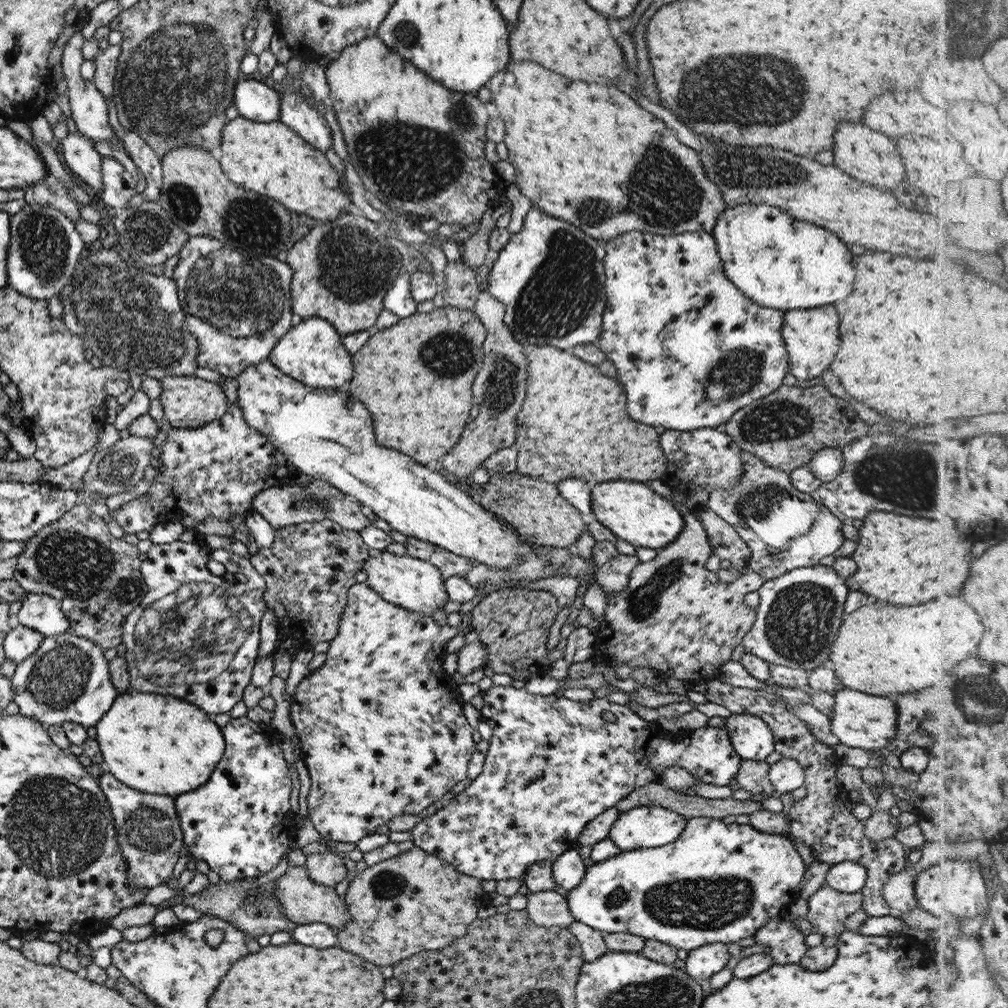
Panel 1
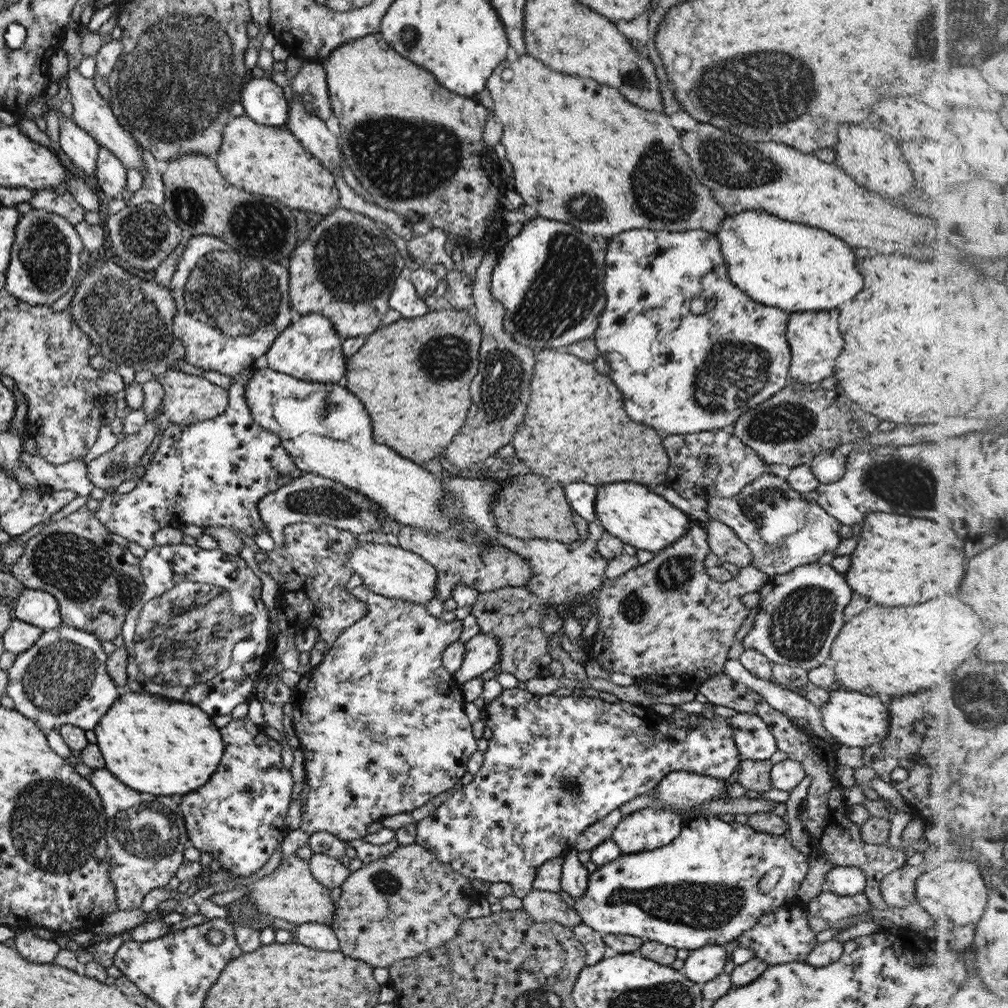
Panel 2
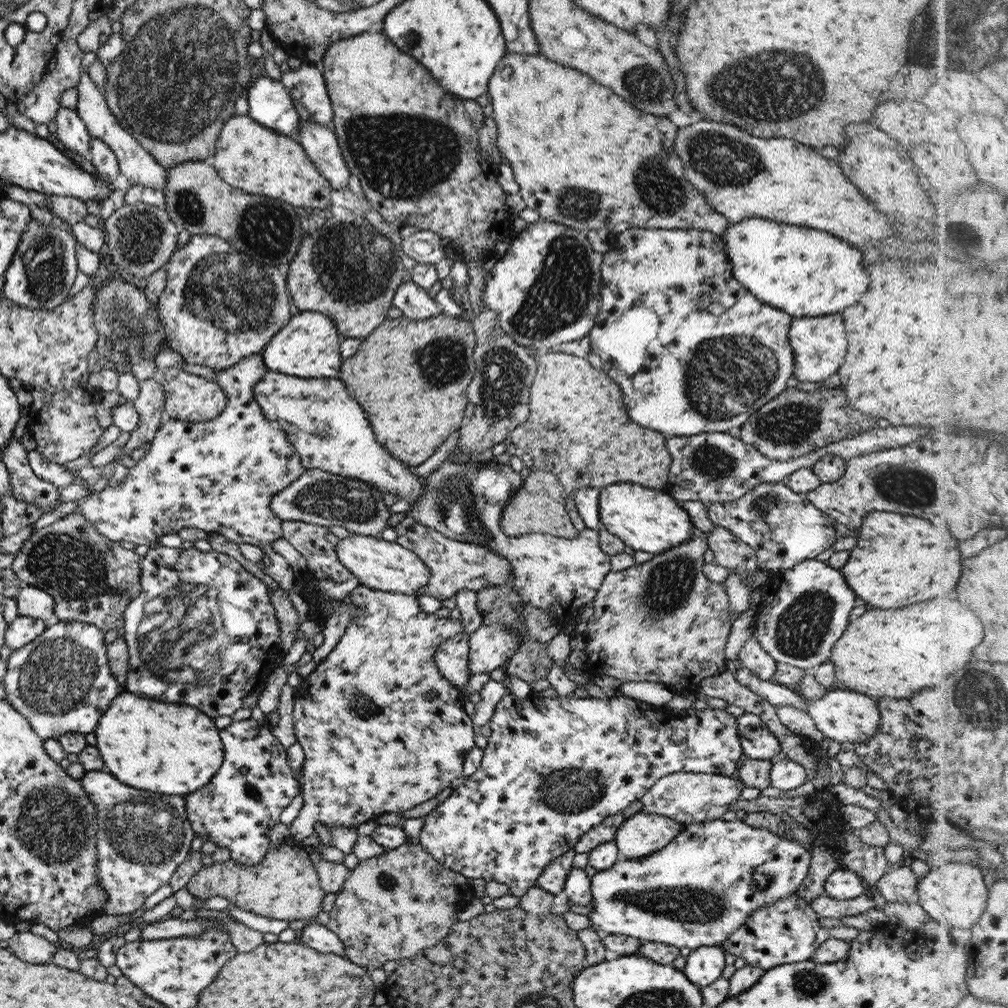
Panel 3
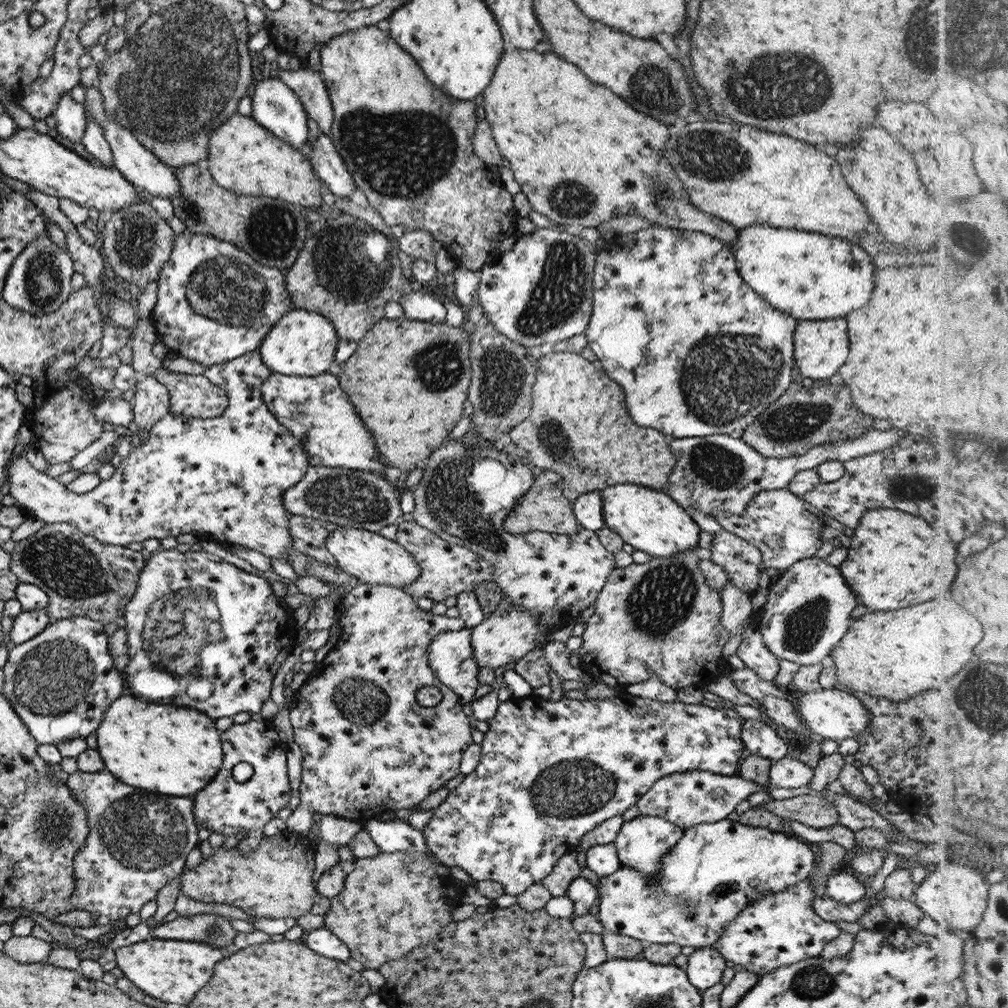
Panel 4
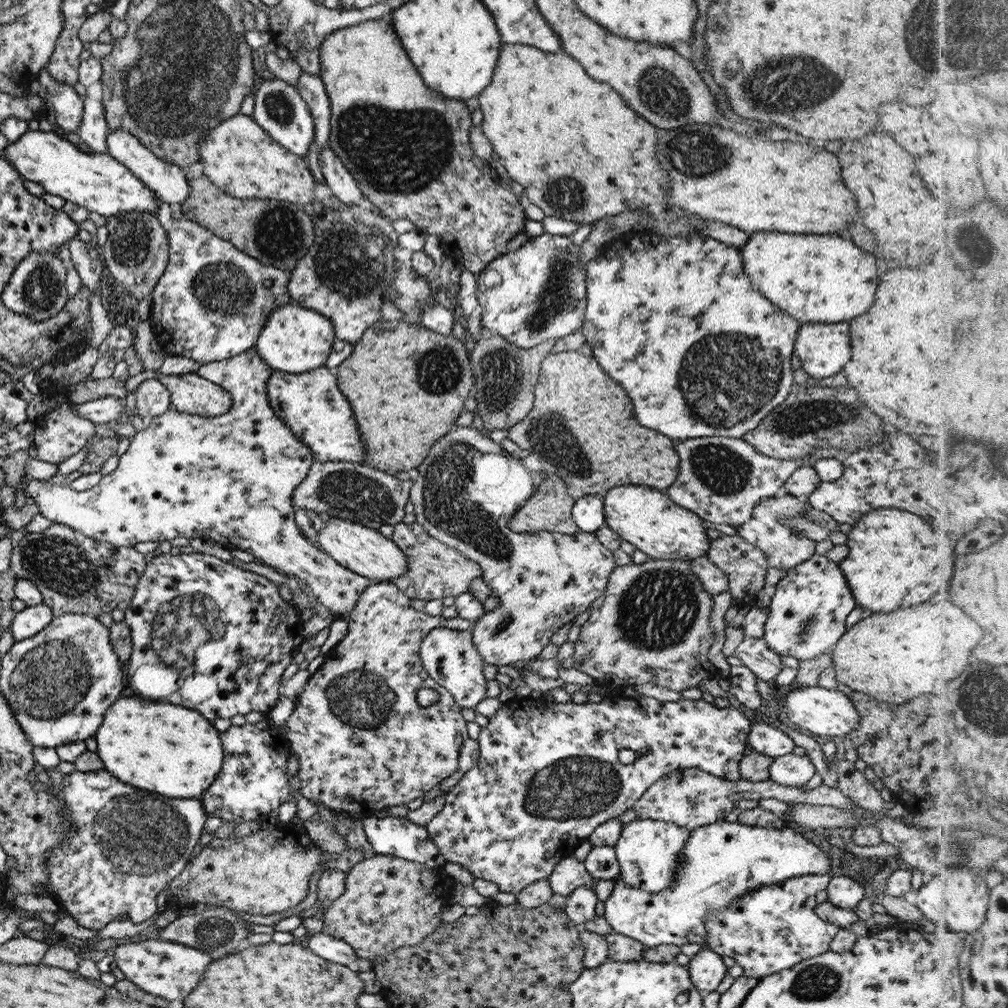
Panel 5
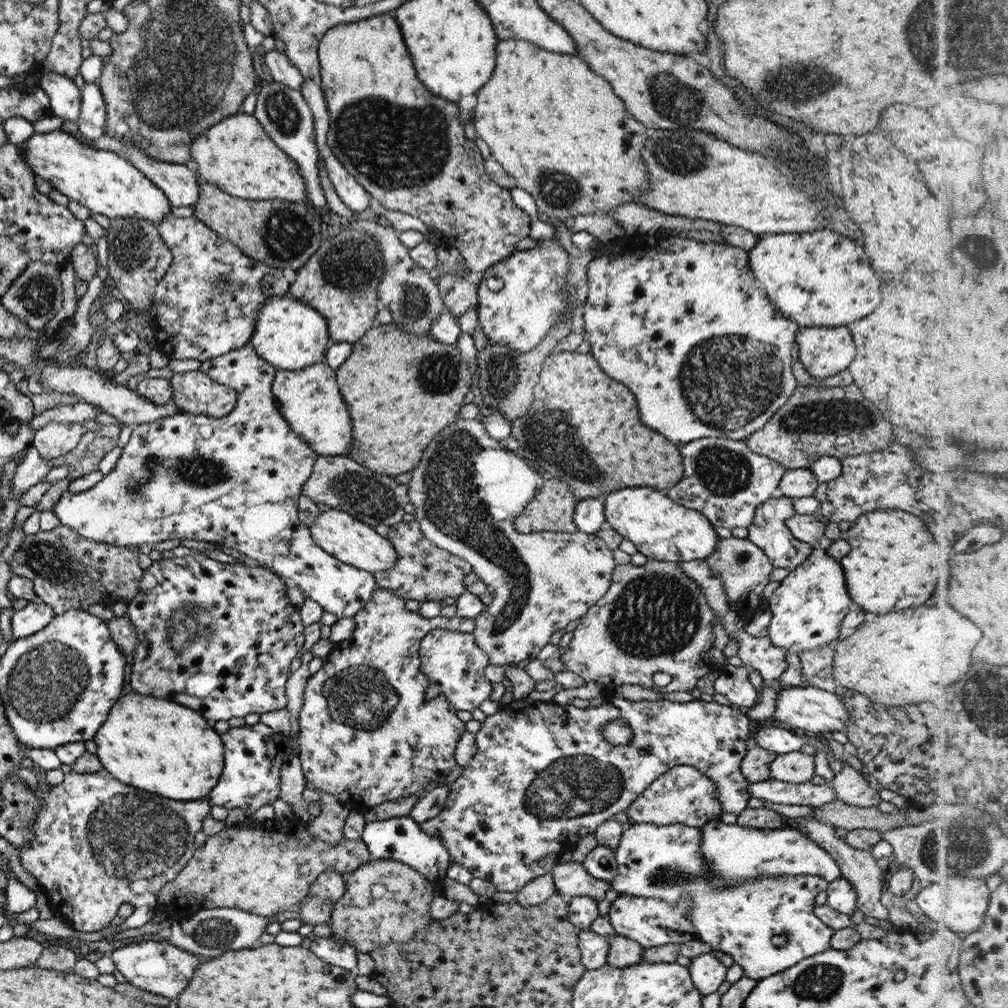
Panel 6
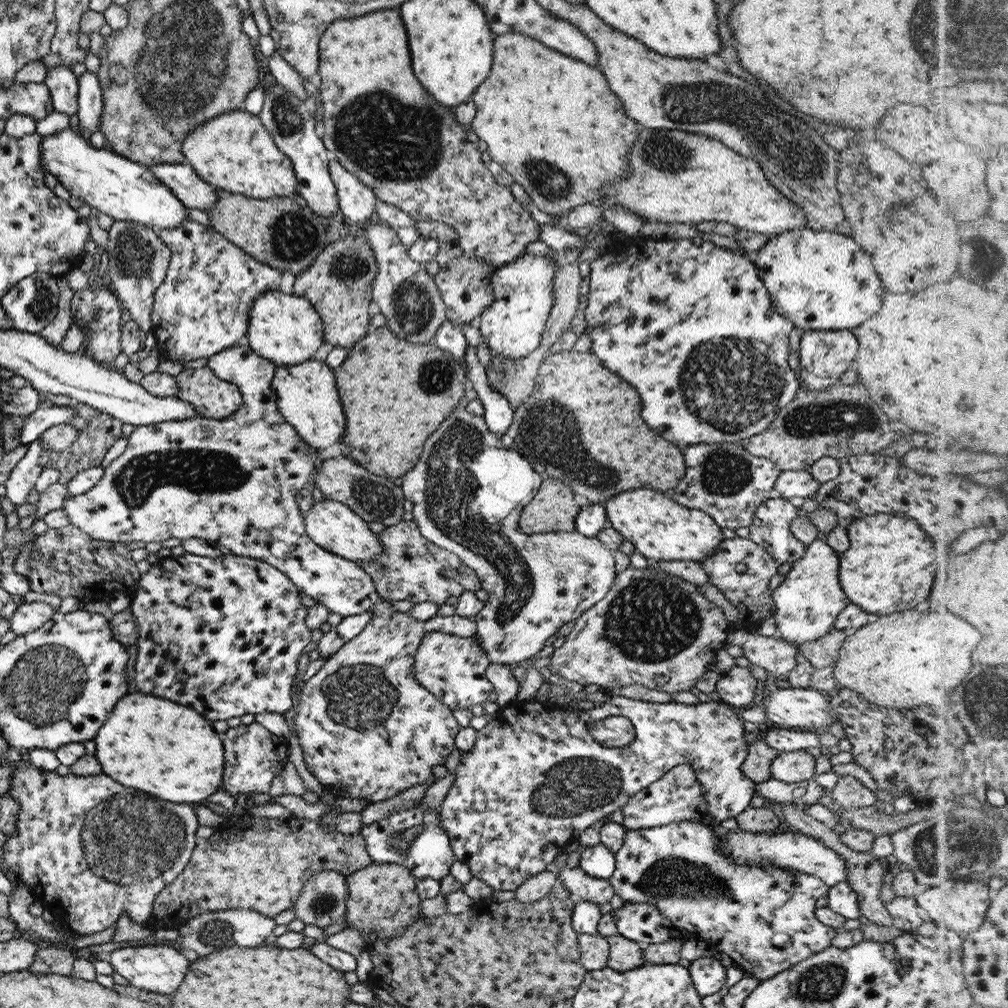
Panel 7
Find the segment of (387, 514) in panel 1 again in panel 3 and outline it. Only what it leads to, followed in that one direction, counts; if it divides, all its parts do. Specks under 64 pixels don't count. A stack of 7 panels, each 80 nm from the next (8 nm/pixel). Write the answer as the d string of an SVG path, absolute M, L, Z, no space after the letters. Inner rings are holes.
M265 371L253 385L253 399L264 418L285 433L303 468L354 478L378 488L383 494L389 492L398 499L404 498L413 507L423 494L423 478L411 473L400 460L391 458L385 448L373 440L363 410L335 378L305 379Z

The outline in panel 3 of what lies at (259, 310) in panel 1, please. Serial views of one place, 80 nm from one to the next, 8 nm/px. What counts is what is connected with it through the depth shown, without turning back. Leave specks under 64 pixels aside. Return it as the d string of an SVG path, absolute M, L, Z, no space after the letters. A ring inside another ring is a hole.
M192 235L191 240L188 240L183 247L173 252L163 269L167 272L167 280L157 302L158 319L164 328L169 348L173 352L177 352L187 364L207 366L207 368L212 368L214 371L229 368L246 356L260 353L269 342L269 339L290 319L288 311L290 298L286 291L286 276L283 276L277 267L267 267L265 264L255 263L241 252L238 252L232 244L217 238L217 236Z

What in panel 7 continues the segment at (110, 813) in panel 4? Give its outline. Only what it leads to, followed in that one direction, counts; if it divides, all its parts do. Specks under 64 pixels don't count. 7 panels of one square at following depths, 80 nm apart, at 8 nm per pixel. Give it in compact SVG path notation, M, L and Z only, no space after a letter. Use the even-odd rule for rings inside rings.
M27 764L19 765L18 767L14 767L14 769L7 793L18 802L17 805L21 805L21 808L15 821L14 832L4 834L7 840L2 848L3 864L9 870L13 870L13 874L20 878L22 884L30 888L34 900L37 900L43 909L49 909L49 912L54 917L53 920L58 921L61 926L67 928L69 931L83 933L84 935L95 934L95 932L101 932L101 930L106 931L105 928L113 924L121 912L127 912L129 920L135 922L135 924L148 924L155 895L180 874L185 864L188 863L192 850L197 843L195 830L197 830L198 824L195 807L199 805L207 806L211 802L223 806L227 813L231 813L234 807L234 798L229 796L220 785L213 794L210 794L206 799L198 803L171 804L171 802L159 800L159 798L155 798L151 794L123 788L121 784L115 784L113 780L109 780L109 776L105 776L105 774L75 776L70 773L60 776L55 772L39 771Z

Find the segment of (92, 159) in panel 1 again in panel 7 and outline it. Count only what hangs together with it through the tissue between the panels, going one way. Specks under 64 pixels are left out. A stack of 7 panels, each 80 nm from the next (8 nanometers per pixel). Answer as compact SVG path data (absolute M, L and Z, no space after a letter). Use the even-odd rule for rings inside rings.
M67 66L47 69L42 83L48 88L53 111L68 116L76 113L77 81Z

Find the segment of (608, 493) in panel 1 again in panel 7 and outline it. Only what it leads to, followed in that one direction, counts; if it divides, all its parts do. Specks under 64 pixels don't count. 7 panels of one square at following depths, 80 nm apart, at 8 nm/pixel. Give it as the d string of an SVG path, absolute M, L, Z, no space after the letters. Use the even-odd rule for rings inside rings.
M647 488L621 492L607 499L603 507L607 522L649 561L701 562L712 555L724 539L720 527L704 512L679 506L661 492Z

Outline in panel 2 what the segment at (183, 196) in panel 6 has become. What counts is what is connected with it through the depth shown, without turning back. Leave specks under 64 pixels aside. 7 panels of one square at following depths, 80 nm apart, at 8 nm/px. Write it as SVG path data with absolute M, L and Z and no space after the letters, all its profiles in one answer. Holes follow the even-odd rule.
M67 27L61 38L61 48L66 54L68 72L66 74L66 84L68 90L68 102L72 106L72 120L77 127L80 127L98 146L105 148L116 156L117 160L125 170L136 169L141 172L142 177L146 175L145 163L143 163L143 152L141 146L127 133L125 133L116 123L113 111L109 104L97 93L93 87L92 79L79 75L77 66L81 62L80 53L81 32L74 28Z

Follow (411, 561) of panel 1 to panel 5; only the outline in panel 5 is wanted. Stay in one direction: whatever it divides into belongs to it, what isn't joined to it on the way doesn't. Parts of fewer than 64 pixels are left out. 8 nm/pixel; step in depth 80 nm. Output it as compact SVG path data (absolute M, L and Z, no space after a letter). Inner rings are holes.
M330 518L320 528L318 545L343 568L368 578L371 583L388 582L404 574L408 564L402 550L389 538L381 536L376 529L353 524L340 518Z

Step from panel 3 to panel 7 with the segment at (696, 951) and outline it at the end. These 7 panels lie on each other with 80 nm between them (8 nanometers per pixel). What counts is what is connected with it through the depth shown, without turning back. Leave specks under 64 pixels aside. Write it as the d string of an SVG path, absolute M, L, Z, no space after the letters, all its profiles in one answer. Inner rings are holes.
M701 957L692 960L686 968L692 985L700 996L717 993L725 982L725 967L713 957Z

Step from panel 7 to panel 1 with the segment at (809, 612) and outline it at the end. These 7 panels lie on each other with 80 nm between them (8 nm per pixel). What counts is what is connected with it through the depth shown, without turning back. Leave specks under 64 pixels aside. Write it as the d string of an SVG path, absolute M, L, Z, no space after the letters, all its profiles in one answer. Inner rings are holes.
M823 565L794 568L777 578L763 581L756 590L759 595L759 604L754 608L753 623L743 636L740 646L746 653L754 654L768 664L802 669L805 672L818 668L827 660L830 647L841 626L848 589L845 580L839 578L831 567Z

